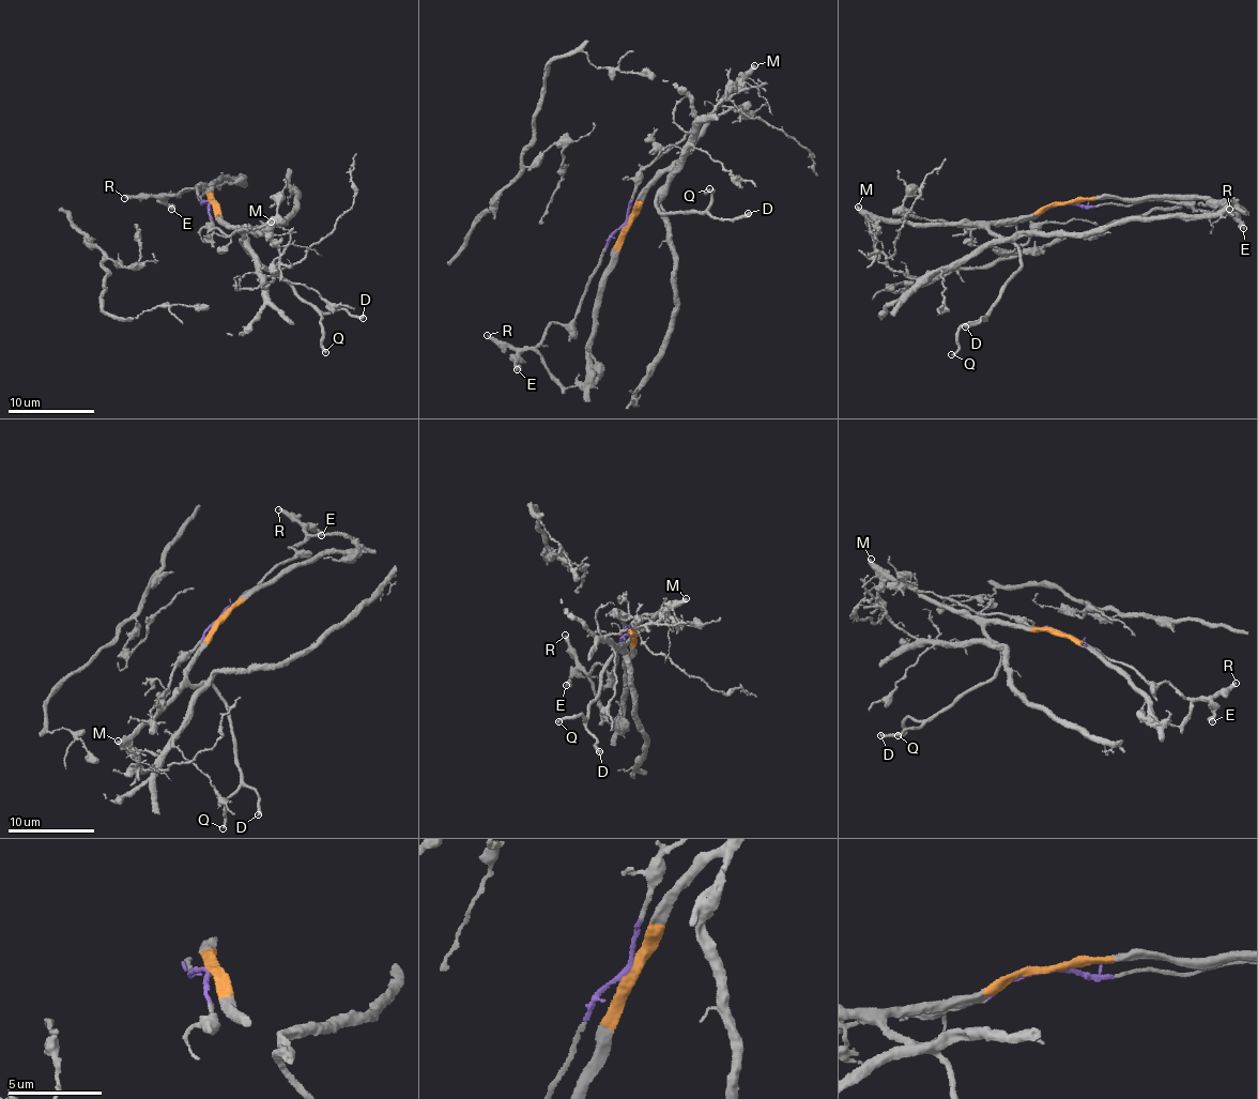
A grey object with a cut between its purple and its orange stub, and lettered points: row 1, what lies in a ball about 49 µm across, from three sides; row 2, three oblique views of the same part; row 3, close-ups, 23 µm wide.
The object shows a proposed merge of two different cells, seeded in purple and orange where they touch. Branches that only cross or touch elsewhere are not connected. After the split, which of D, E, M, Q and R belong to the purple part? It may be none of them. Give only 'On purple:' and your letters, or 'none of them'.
On purple: E, R

